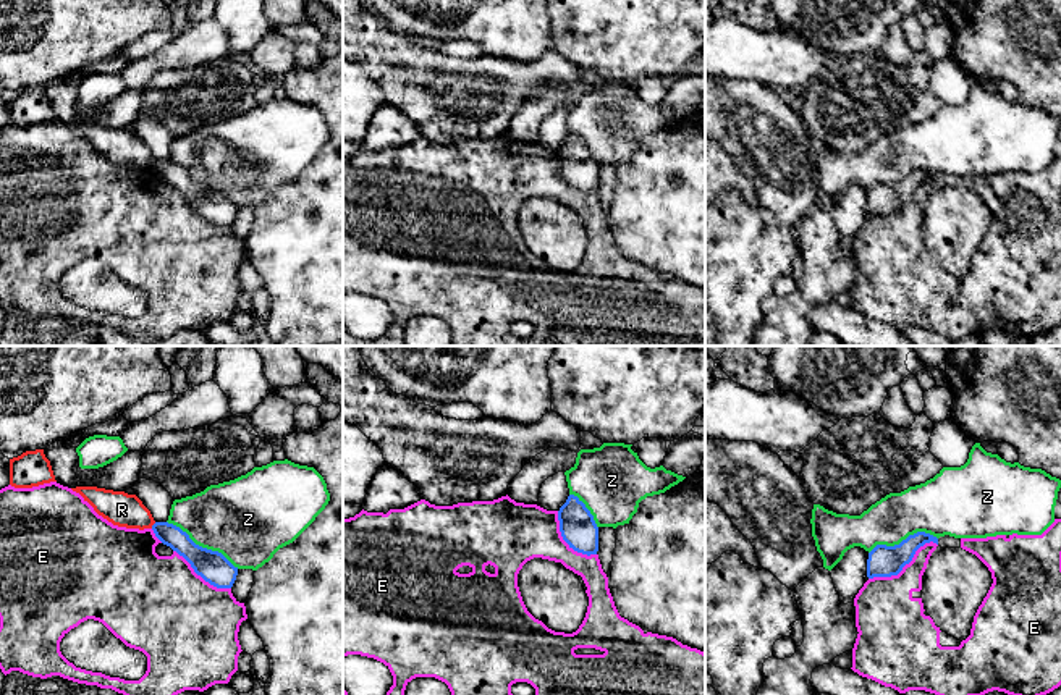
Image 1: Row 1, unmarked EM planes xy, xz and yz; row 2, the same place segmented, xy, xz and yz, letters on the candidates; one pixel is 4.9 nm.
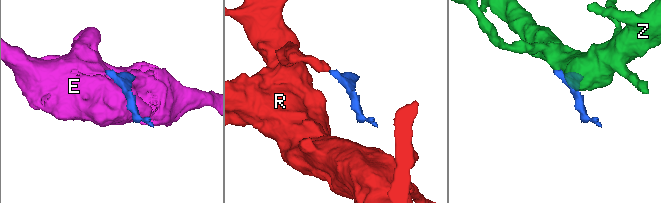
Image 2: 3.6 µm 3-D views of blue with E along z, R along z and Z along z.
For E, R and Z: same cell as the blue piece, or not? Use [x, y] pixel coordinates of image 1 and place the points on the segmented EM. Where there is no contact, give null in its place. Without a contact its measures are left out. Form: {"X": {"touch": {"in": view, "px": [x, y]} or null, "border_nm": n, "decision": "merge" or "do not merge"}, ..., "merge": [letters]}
{"E": {"touch": {"in": "yz", "px": [904, 564]}, "border_nm": 380, "decision": "do not merge"}, "R": {"touch": {"in": "xy", "px": [152, 526]}, "border_nm": 40, "decision": "do not merge"}, "Z": {"touch": {"in": "xy", "px": [201, 547]}, "border_nm": 420, "decision": "do not merge"}, "merge": []}

